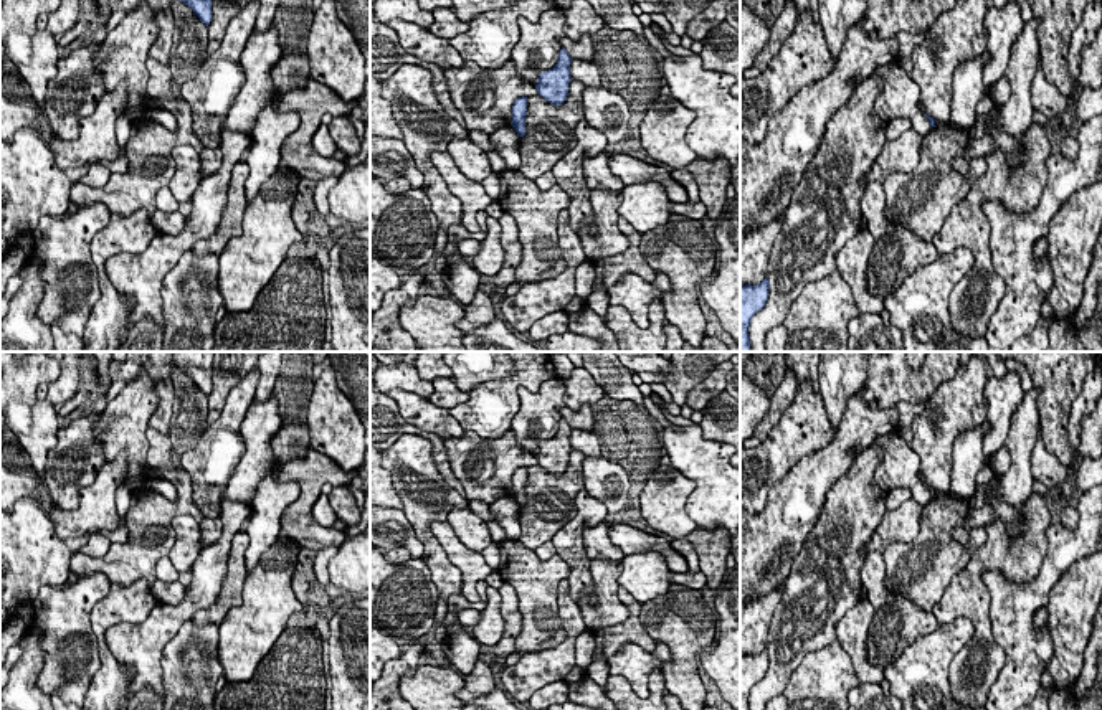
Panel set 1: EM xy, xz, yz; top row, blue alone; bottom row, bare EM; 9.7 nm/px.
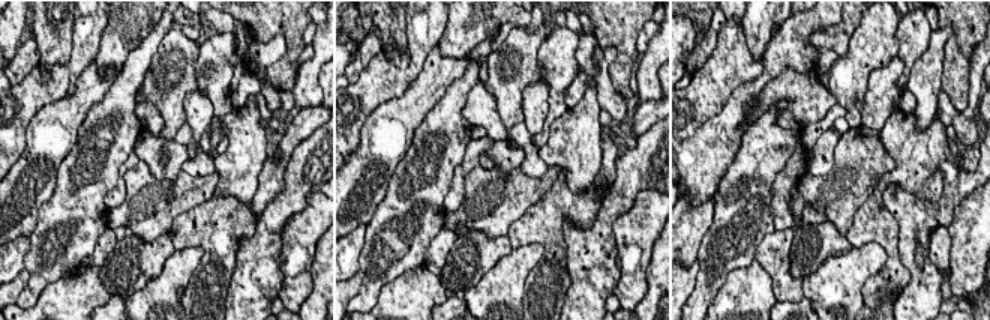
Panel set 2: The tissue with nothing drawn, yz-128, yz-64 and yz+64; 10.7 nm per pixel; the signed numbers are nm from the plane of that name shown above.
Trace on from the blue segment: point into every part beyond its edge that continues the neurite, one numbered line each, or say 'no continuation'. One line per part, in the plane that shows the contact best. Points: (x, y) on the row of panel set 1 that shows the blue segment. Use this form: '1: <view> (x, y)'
no continuation

